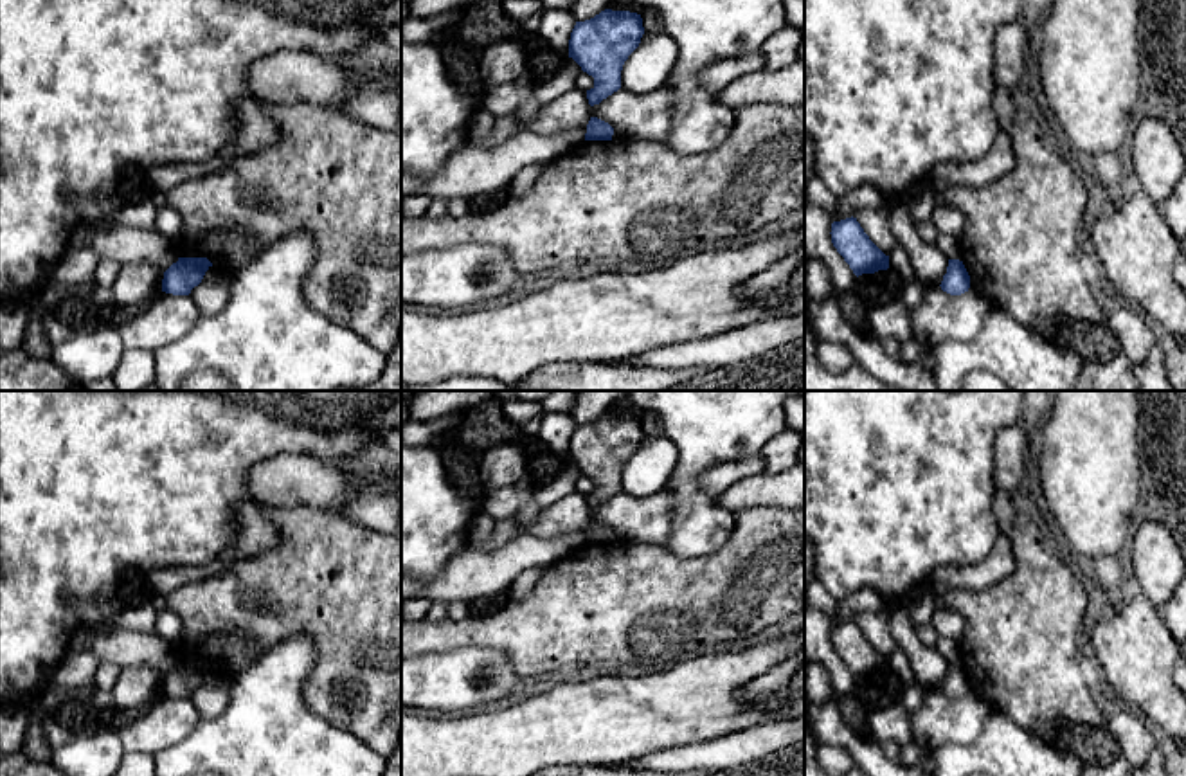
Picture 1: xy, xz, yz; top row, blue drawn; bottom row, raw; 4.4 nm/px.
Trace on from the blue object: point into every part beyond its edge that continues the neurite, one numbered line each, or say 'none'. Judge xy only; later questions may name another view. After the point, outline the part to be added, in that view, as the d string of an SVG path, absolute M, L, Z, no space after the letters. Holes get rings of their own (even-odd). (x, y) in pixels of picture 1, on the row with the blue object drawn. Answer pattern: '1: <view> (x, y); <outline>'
none

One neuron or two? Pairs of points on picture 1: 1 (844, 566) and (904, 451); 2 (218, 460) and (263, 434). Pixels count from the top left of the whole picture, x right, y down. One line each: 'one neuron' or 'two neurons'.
1: one neuron
2: one neuron

